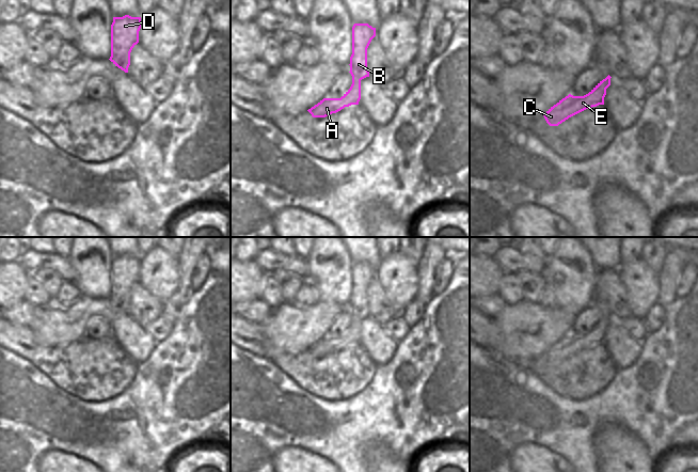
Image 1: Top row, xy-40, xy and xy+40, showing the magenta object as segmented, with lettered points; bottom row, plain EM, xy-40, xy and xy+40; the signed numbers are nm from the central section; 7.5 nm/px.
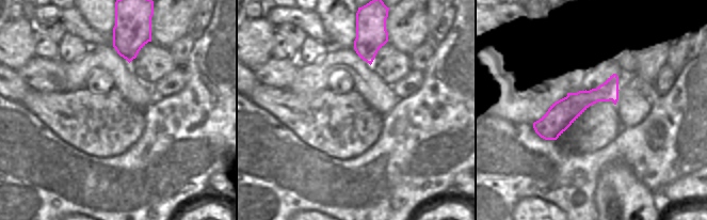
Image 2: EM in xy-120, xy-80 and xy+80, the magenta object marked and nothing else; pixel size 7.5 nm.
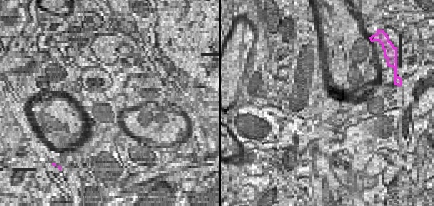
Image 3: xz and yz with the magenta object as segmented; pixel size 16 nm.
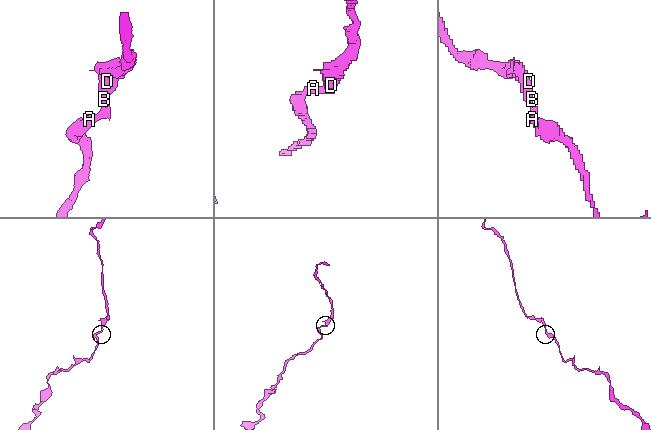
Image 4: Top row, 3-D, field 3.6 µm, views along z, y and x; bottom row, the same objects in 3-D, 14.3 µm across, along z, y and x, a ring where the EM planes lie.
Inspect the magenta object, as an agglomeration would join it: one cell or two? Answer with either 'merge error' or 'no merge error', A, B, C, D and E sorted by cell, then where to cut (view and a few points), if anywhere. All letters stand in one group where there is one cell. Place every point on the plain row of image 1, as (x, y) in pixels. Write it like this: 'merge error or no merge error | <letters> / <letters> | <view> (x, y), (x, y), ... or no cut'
no merge error | A B C D E | no cut

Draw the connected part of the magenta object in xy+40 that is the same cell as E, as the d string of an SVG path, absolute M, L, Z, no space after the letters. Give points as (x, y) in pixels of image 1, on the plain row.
M610 315L600 320L588 333L573 335L569 333L551 346L543 355L550 365L558 365L569 357L592 346L604 344L606 328L610 325Z

